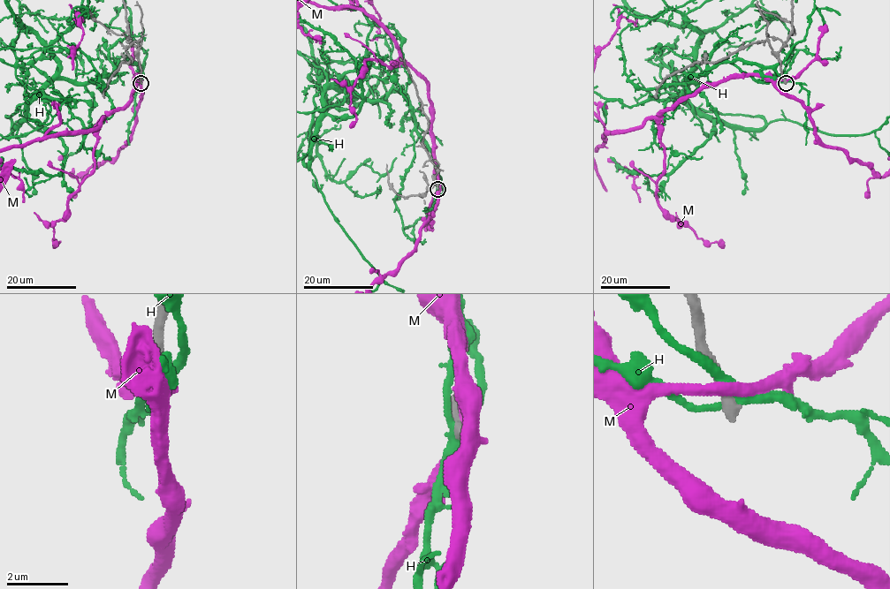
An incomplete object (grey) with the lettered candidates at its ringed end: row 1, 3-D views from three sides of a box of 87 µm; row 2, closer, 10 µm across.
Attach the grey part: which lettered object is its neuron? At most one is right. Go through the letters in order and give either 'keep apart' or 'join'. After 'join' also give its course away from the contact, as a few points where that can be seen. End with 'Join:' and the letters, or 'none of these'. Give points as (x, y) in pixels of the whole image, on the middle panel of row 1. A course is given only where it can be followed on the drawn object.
H: keep apart
M: keep apart
Join: none of these

